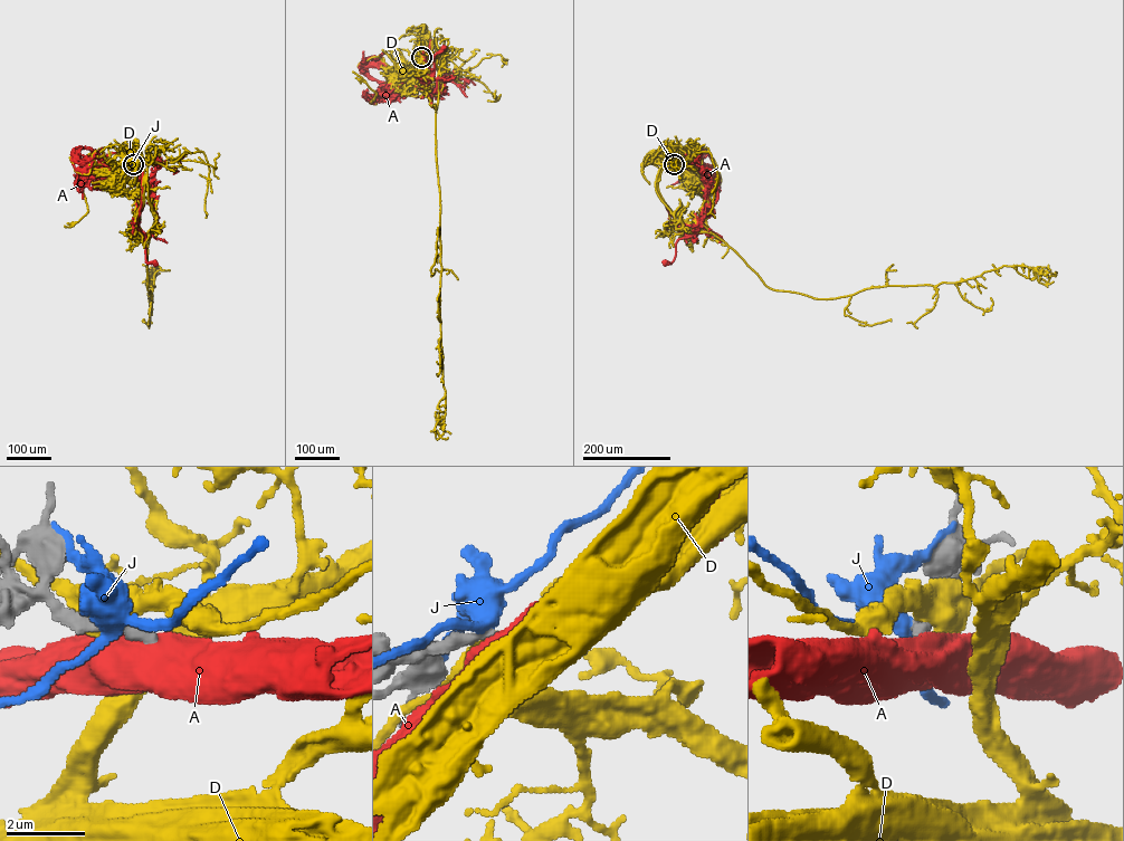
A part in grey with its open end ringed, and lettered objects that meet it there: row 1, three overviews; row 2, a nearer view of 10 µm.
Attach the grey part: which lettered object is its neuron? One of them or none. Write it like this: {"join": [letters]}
{"join": ["A"]}

